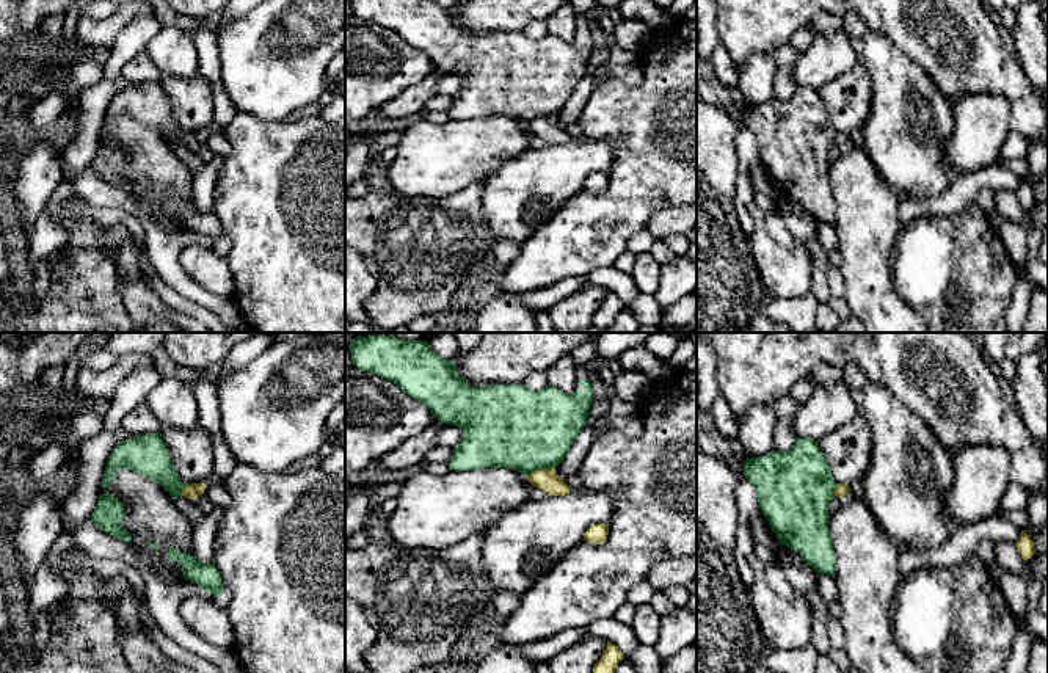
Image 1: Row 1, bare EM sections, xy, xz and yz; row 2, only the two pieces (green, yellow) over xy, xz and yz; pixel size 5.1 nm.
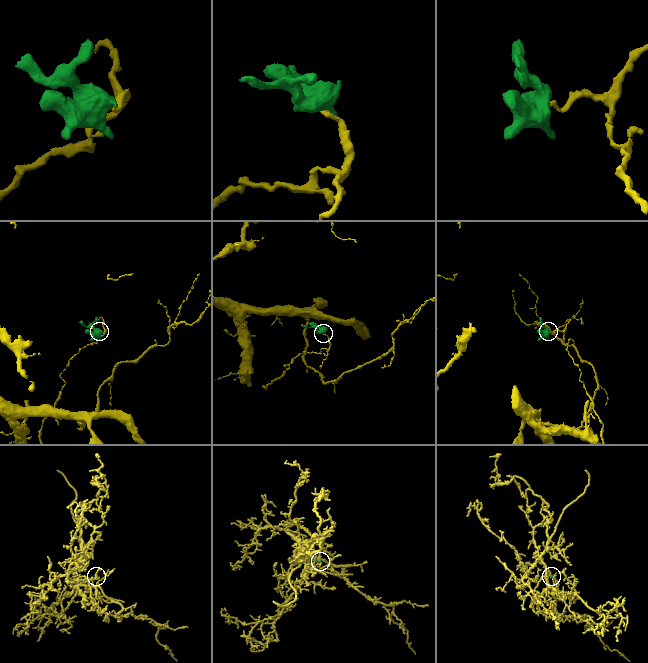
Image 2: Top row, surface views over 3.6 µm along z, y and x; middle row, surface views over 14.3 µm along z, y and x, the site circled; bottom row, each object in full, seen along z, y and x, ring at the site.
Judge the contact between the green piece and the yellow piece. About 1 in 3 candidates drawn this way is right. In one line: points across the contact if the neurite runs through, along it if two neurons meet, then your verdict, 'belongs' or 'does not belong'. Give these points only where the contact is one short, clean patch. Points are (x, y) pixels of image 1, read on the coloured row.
border xz (554, 468), (534, 469), (524, 476); does not belong

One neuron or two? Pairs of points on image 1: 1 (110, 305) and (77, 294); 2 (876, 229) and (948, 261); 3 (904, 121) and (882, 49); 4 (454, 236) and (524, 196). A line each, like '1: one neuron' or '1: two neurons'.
1: one neuron
2: two neurons
3: one neuron
4: two neurons

